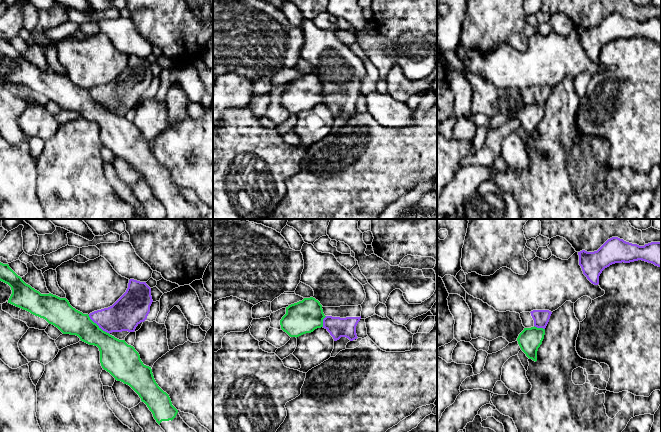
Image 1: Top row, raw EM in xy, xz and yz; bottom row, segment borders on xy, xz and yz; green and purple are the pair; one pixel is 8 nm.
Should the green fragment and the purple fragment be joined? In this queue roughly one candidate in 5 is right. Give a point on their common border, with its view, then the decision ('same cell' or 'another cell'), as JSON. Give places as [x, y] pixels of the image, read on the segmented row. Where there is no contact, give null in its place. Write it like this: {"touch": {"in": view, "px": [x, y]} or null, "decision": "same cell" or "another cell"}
{"touch": {"in": "xy", "px": [97, 325]}, "decision": "another cell"}

